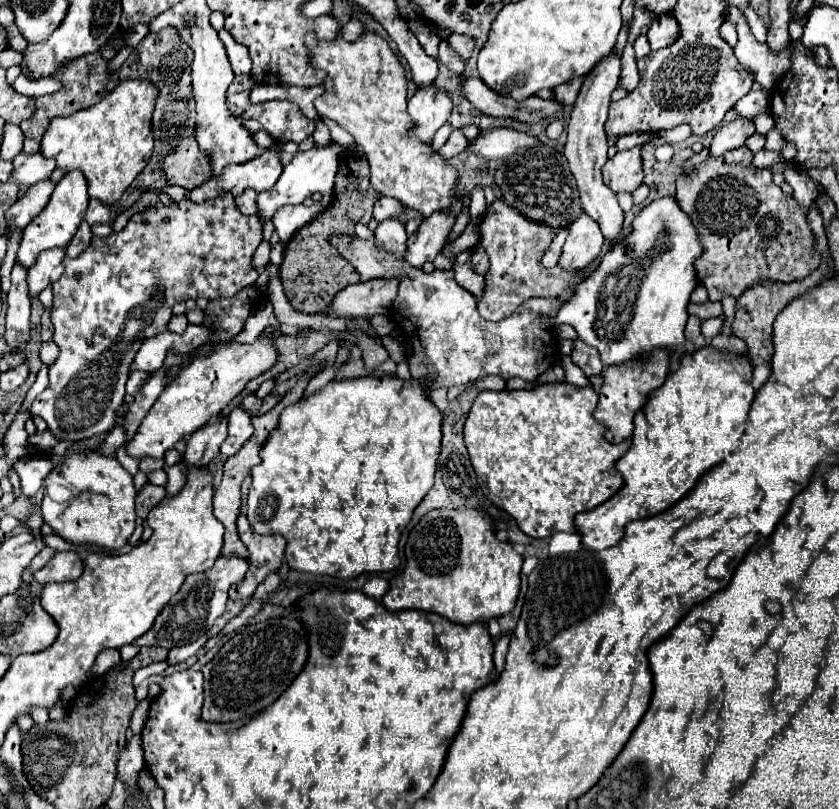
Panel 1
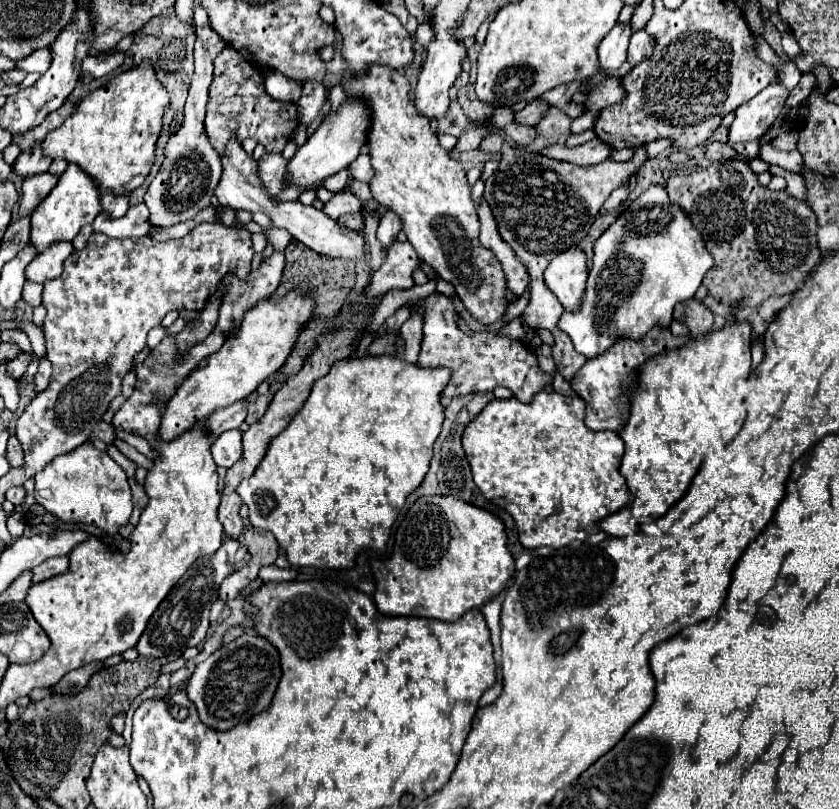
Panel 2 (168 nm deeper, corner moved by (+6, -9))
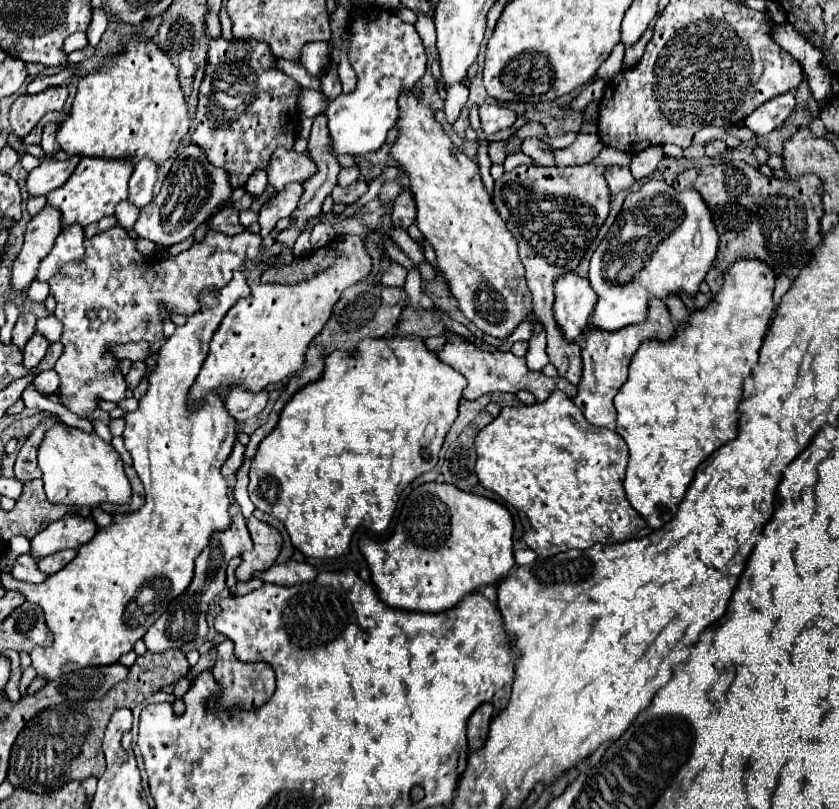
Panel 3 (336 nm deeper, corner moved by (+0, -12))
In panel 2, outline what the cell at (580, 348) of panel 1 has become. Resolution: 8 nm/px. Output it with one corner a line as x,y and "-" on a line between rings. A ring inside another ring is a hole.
505,143
501,149
499,169
485,183
485,199
493,211
499,235
513,249
515,257
525,265
529,273
531,295
523,311
523,319
531,329
539,327
553,333
553,361
565,381
571,381
587,359
581,357
581,353
573,349
569,337
557,329
563,307
543,283
543,271
547,269
549,261
557,257
557,253
563,253
565,249
577,245
587,235
587,219
599,213
611,191
629,181
629,175
639,169
645,159
647,153
643,147
639,147
633,161
629,163
613,161
607,157
597,165
577,167
537,153
529,153
525,149
513,149

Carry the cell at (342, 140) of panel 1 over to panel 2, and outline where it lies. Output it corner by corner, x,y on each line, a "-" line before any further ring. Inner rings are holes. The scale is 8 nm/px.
337,83
337,85
331,89
331,108
325,115
324,119
329,117
329,115
335,115
335,113
337,113
337,109
339,109
339,105
341,105
345,99
347,99
347,97
345,97
343,83

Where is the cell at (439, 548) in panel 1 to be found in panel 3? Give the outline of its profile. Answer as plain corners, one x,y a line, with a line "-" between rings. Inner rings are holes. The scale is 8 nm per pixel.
431,482
415,488
401,508
401,516
395,524
391,538
379,542
375,538
363,536
359,540
359,548
369,564
371,582
375,584
379,598
391,608
409,612
451,610
465,596
487,584
497,584
515,568
513,518
509,510
495,500
477,494
467,494
445,482

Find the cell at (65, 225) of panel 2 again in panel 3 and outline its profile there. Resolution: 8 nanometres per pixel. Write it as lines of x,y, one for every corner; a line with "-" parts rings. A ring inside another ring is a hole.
81,158
71,178
47,194
47,204
61,212
61,226
81,224
83,228
115,212
115,206
127,198
127,180
133,172
131,160

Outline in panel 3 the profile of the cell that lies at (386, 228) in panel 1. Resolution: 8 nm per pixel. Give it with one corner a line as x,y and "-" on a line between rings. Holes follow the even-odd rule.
403,190
391,208
391,224
407,230
415,222
415,202
411,200
411,192

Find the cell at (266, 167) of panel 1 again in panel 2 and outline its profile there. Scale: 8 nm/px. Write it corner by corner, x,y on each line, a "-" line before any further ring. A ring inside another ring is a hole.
265,153
259,159
259,177
265,183
267,193
277,195
281,193
281,181
285,181
285,165
289,159
285,159
281,153

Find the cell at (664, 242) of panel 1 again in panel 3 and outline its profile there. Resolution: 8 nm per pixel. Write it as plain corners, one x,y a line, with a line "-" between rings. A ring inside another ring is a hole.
649,180
641,190
625,198
623,210
591,256
589,282
599,294
599,302
581,338
591,328
615,332
629,324
643,322
647,318
649,300
653,298
667,300
669,296
681,294
695,298
715,258
717,232
699,194
695,190
675,192
667,182

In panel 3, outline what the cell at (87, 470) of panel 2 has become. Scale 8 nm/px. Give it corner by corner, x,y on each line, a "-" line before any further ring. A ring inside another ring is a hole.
51,428
39,448
39,468
43,472
45,494
51,504
77,508
87,506
93,510
101,504
129,504
133,496
131,484
123,470
123,462
115,448
103,442
97,434
85,434
79,428

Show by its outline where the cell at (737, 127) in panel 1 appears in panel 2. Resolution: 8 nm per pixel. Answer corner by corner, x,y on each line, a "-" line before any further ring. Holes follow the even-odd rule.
771,83
767,89
763,89
757,97
747,101
735,111
735,121
729,129
729,145
739,141
755,141
777,119
781,113
785,99
789,91
777,83

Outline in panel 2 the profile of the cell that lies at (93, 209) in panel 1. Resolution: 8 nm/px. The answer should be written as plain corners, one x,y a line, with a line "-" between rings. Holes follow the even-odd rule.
103,193
101,195
101,205
103,211
111,213
113,219
123,217
129,211
129,195
115,195
115,193

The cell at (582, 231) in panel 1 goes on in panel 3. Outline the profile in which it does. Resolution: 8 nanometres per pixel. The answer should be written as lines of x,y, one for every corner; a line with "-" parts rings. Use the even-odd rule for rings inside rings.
567,272
555,278
555,320
561,326
567,340
575,340
587,324
593,306
599,296
591,288
589,280
577,272

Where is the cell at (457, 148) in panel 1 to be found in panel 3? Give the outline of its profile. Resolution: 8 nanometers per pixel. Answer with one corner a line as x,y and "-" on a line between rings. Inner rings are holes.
483,104
479,108
479,122
485,136
493,136
501,130
507,130
515,124
517,116
513,110
499,104

